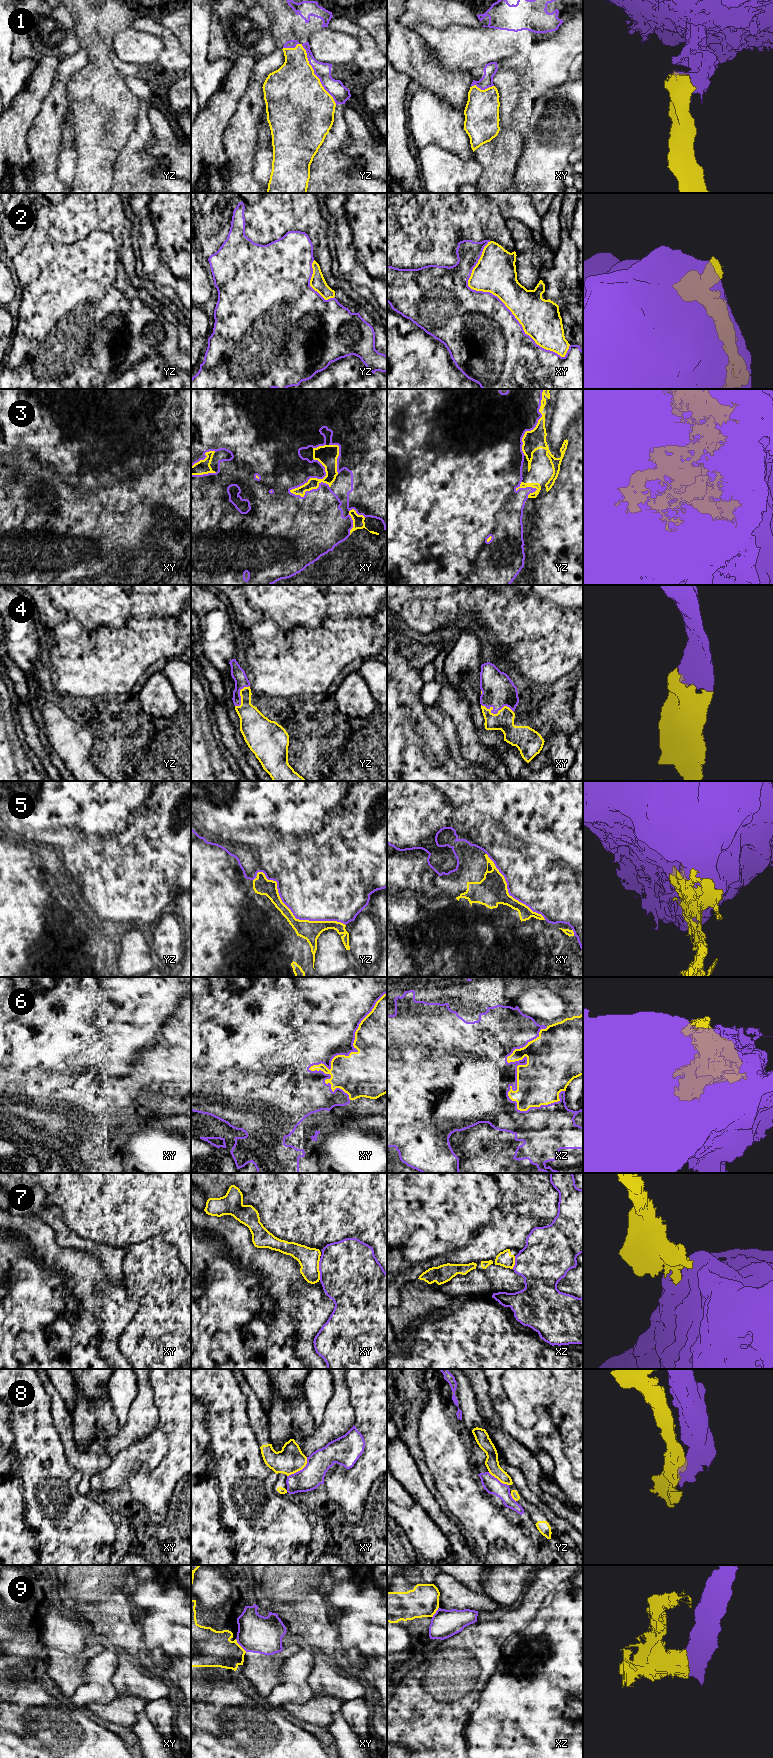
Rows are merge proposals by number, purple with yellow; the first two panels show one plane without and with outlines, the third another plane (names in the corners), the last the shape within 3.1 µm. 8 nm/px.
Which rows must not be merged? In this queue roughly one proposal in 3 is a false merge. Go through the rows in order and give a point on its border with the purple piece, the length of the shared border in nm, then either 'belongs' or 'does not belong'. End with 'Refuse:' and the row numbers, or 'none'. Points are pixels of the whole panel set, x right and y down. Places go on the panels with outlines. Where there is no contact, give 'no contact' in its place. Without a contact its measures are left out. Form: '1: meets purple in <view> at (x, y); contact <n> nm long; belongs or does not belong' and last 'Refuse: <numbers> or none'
1: meets purple in yz at (314, 73); contact 550 nm long; does not belong
2: meets purple in xy at (498, 298); contact 1100 nm long; does not belong
3: meets purple in xy at (316, 477); contact 360 nm long; belongs
4: meets purple in xy at (497, 712); contact 280 nm long; belongs
5: meets purple in yz at (293, 914); contact 850 nm long; does not belong
6: meets purple in xz at (526, 1058); contact 700 nm long; belongs
7: meets purple in xy at (319, 1269); contact 180 nm long; does not belong
8: meets purple in xy at (300, 1470); contact 220 nm long; does not belong
9: meets purple in xy at (240, 1645); contact 140 nm long; does not belong
Refuse: 1, 2, 5, 7, 8, 9

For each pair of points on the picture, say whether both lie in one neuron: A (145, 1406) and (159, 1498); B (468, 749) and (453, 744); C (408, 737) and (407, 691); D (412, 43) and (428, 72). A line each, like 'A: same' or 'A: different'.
A: different
B: different
C: same
D: same

